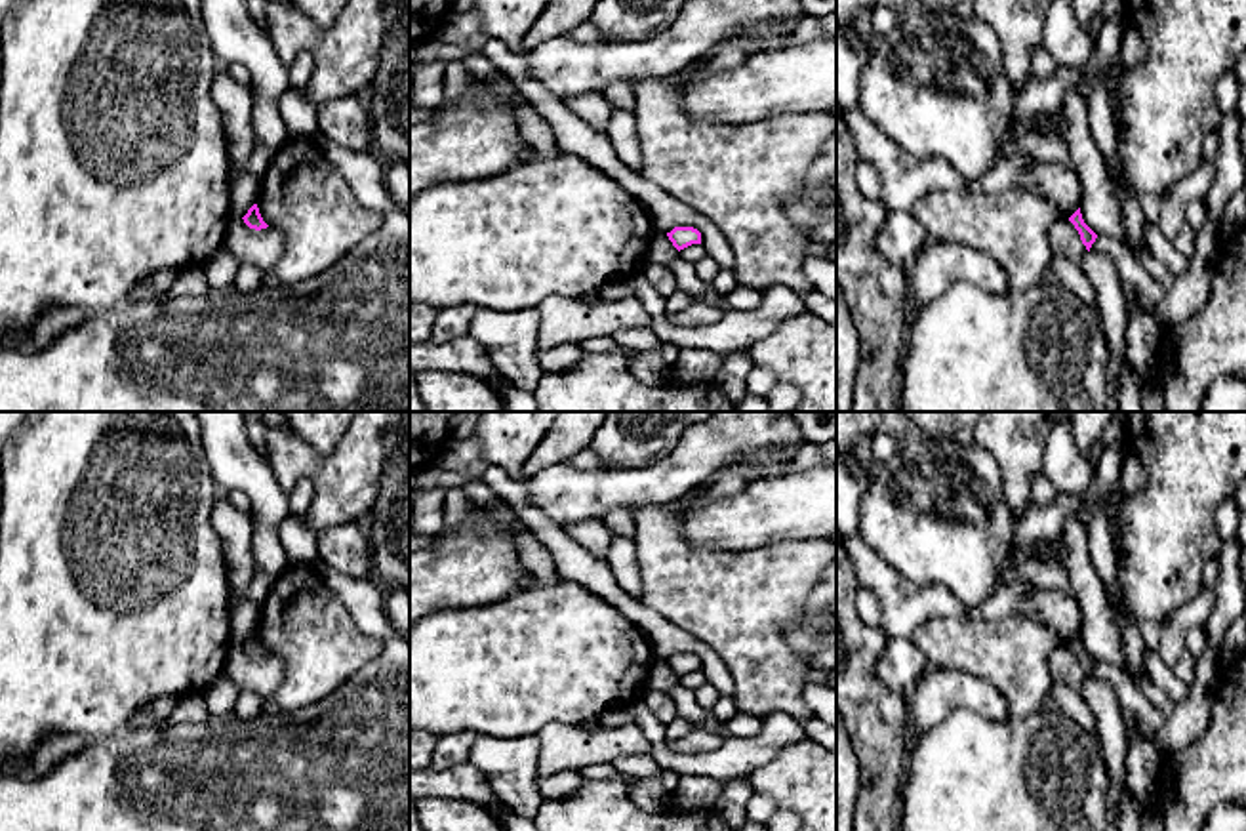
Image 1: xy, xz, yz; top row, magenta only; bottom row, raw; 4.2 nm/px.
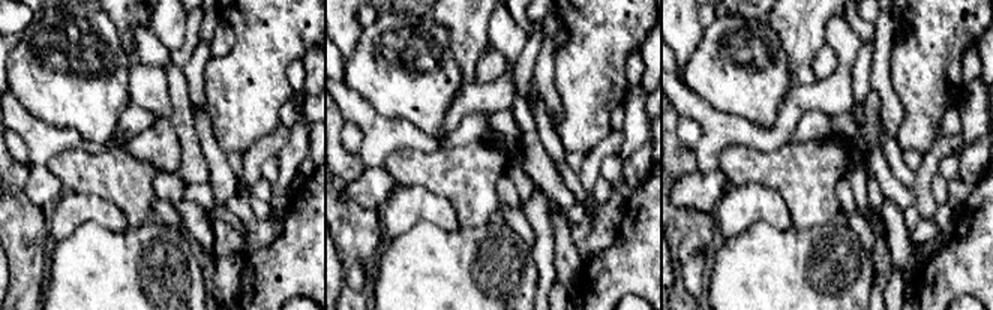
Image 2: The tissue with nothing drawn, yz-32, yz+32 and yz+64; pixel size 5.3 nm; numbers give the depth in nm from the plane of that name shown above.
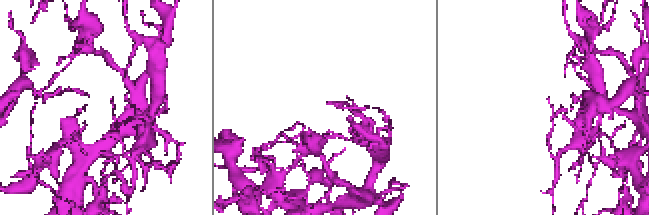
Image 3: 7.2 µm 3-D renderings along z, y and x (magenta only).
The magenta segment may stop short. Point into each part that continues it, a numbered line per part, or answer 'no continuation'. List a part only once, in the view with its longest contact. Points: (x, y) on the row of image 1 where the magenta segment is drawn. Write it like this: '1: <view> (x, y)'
1: xz (574, 136)

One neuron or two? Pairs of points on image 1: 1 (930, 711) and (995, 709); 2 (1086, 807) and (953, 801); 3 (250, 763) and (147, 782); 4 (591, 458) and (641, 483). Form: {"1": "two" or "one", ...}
{"1": "one", "2": "one", "3": "one", "4": "two"}

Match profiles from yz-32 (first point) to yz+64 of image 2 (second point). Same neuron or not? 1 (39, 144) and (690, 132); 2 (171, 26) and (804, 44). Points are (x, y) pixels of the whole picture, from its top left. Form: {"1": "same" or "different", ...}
{"1": "different", "2": "different"}

